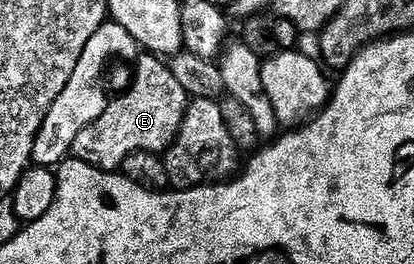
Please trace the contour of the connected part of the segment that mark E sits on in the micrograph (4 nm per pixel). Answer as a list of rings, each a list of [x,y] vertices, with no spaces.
[[[139,54],[134,67],[134,80],[119,99],[111,98],[104,113],[83,129],[72,141],[70,155],[101,171],[117,172],[124,157],[137,151],[165,152],[174,142],[184,119],[188,97],[172,77],[169,66],[159,56]]]

